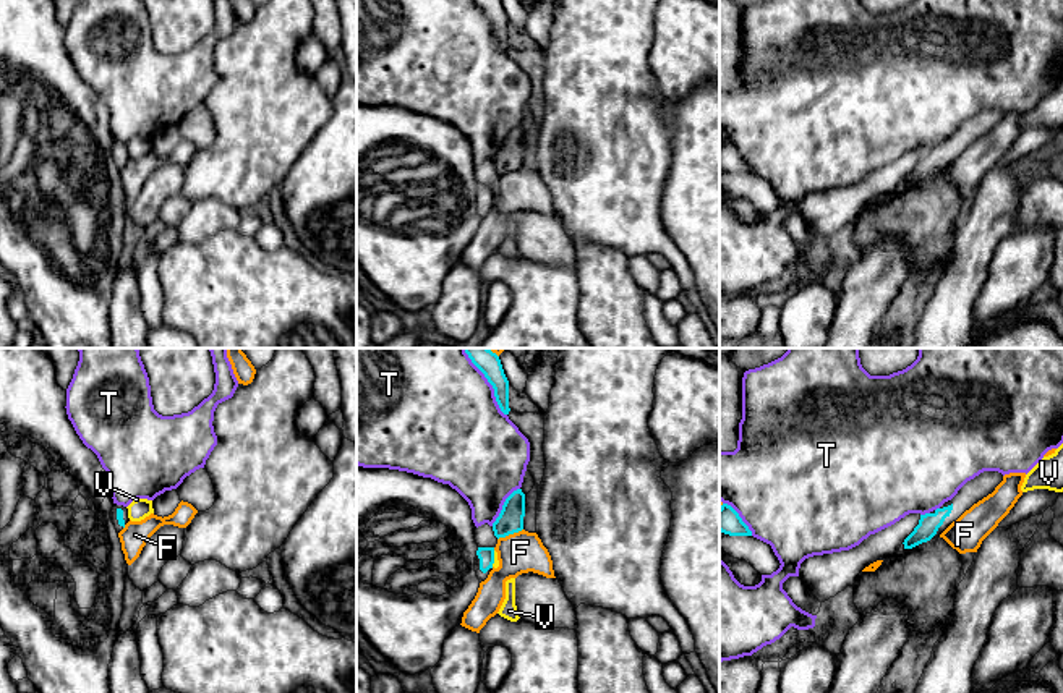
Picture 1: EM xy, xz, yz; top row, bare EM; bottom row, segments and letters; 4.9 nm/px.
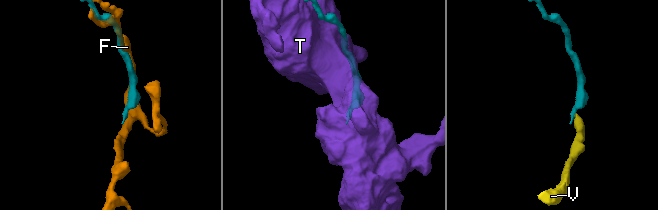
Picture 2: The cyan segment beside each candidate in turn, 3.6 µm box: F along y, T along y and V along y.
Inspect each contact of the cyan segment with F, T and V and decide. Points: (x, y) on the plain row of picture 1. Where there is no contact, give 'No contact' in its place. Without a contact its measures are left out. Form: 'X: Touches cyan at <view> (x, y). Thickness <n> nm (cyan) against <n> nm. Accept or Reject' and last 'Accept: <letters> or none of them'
F: Touches cyan at xz (509, 170). Thickness 130 nm (cyan) against 200 nm. Reject
T: Touches cyan at xz (493, 25). Thickness 100 nm (cyan) against 480 nm. Reject
V: Touches cyan at xz (493, 196). Thickness 80 nm (cyan) against 30 nm. Reject
Accept: none of them

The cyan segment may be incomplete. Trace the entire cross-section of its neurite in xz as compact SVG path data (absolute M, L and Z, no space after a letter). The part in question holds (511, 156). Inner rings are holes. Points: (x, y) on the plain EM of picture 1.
M522 126L514 128L504 139L502 147L493 160L494 173L506 175L523 167L525 131Z

